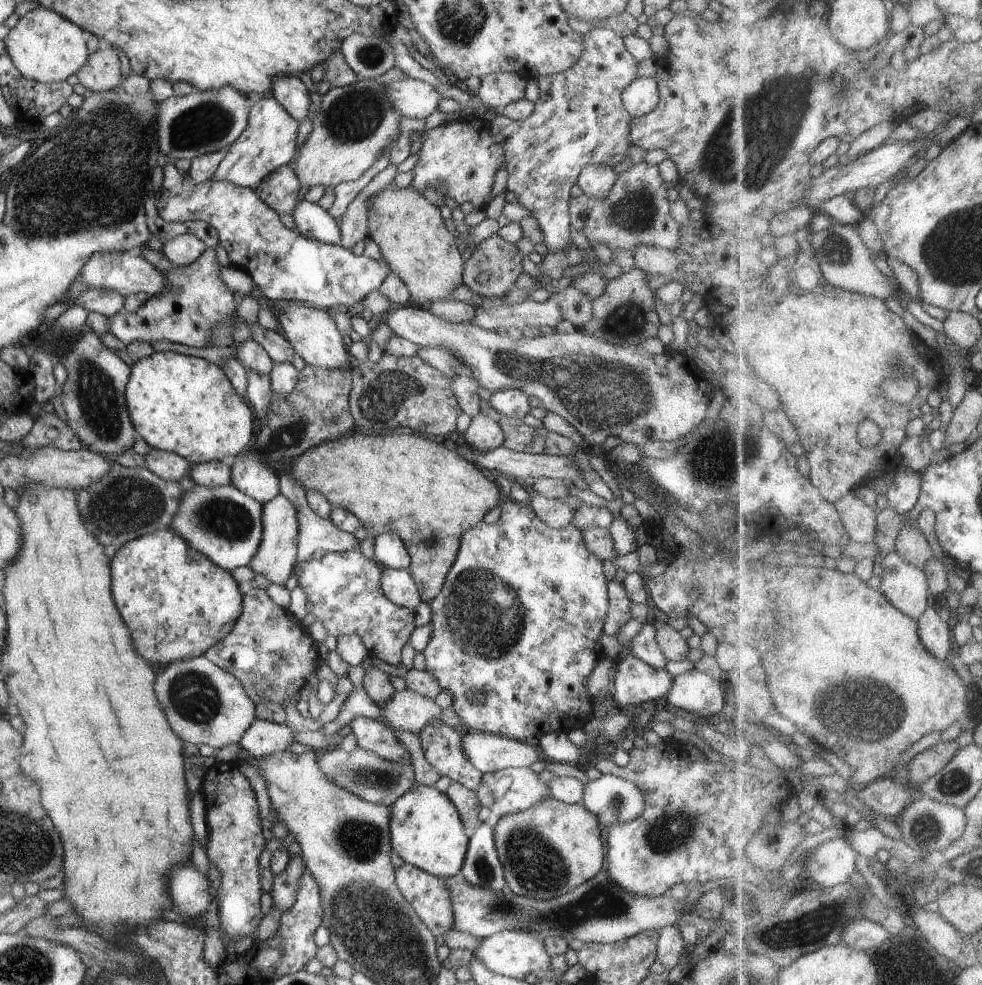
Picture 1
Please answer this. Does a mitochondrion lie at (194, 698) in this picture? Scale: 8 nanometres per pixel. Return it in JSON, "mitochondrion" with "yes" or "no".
{"mitochondrion":"yes"}

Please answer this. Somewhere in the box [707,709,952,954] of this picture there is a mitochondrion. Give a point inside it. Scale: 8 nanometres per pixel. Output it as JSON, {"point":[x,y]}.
{"point":[819,922]}

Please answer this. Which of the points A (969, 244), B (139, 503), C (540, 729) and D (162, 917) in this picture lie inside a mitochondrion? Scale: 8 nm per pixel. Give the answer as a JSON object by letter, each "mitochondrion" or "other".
{"A":"mitochondrion","B":"mitochondrion","C":"other","D":"other"}

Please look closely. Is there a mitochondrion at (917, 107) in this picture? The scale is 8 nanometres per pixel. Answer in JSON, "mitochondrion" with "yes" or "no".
{"mitochondrion":"no"}

